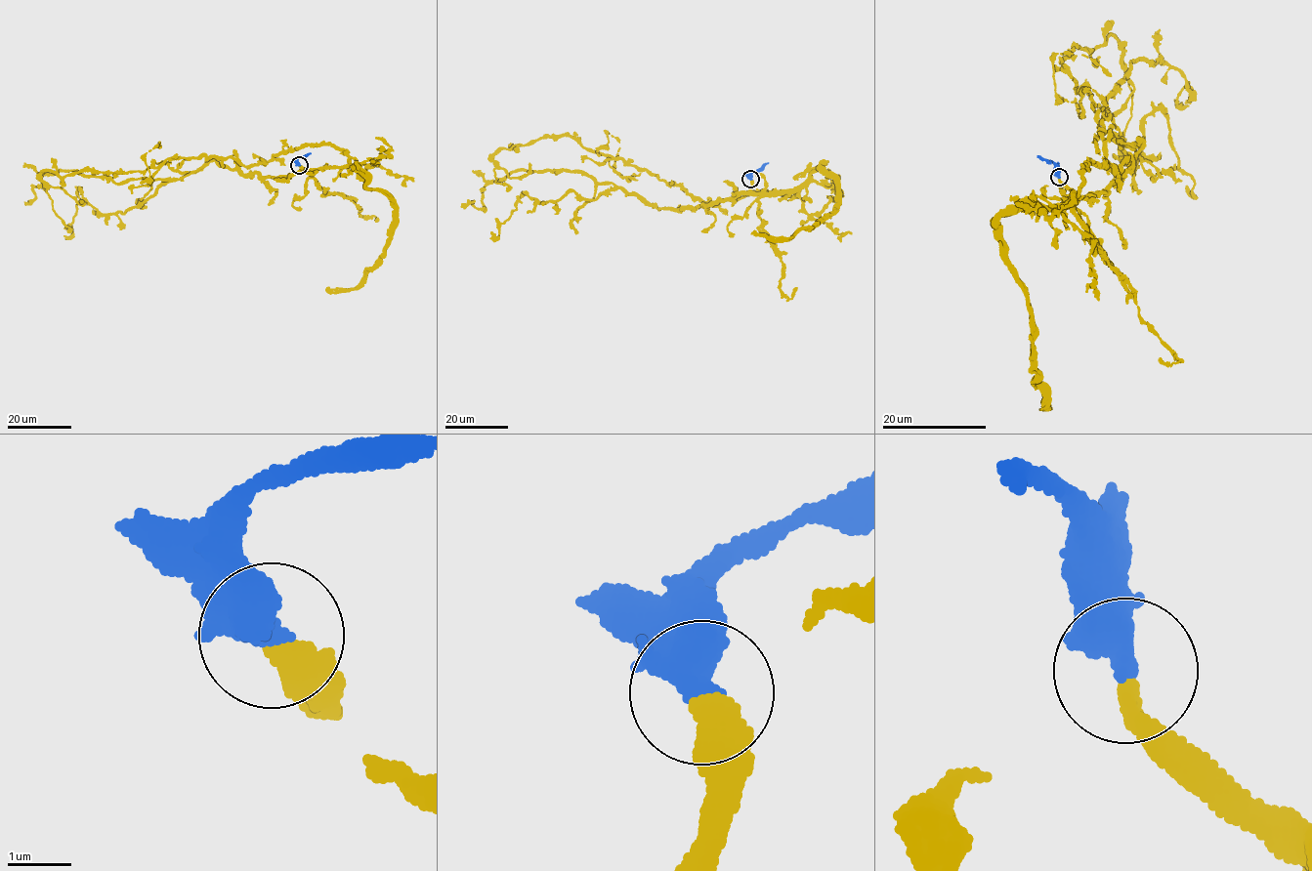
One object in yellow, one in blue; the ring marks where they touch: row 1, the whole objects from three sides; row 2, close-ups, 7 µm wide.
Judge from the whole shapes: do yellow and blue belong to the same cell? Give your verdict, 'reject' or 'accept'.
accept

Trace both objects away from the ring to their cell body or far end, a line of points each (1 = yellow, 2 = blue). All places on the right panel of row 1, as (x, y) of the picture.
1: (1058, 178), (1061, 213), (1089, 159), (1113, 172), (1063, 62), (1110, 35), (1123, 158)
2: (1058, 177), (1055, 163), (1037, 156)

